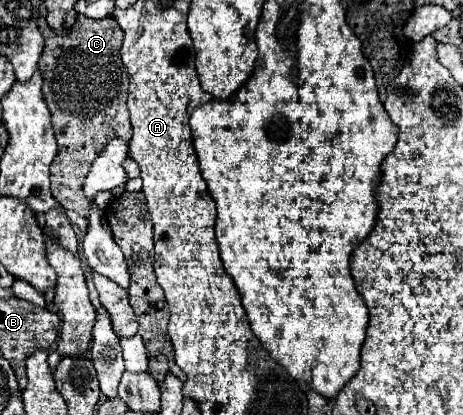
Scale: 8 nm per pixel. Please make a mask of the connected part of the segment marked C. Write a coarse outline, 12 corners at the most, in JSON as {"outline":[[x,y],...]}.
{"outline":[[43,16],[43,98],[59,146],[51,192],[87,216],[83,180],[131,138],[115,18]]}

